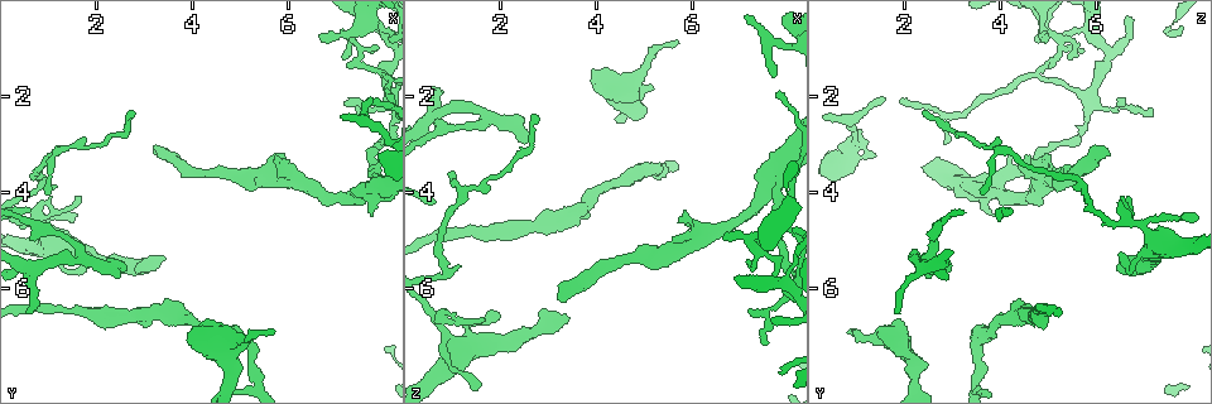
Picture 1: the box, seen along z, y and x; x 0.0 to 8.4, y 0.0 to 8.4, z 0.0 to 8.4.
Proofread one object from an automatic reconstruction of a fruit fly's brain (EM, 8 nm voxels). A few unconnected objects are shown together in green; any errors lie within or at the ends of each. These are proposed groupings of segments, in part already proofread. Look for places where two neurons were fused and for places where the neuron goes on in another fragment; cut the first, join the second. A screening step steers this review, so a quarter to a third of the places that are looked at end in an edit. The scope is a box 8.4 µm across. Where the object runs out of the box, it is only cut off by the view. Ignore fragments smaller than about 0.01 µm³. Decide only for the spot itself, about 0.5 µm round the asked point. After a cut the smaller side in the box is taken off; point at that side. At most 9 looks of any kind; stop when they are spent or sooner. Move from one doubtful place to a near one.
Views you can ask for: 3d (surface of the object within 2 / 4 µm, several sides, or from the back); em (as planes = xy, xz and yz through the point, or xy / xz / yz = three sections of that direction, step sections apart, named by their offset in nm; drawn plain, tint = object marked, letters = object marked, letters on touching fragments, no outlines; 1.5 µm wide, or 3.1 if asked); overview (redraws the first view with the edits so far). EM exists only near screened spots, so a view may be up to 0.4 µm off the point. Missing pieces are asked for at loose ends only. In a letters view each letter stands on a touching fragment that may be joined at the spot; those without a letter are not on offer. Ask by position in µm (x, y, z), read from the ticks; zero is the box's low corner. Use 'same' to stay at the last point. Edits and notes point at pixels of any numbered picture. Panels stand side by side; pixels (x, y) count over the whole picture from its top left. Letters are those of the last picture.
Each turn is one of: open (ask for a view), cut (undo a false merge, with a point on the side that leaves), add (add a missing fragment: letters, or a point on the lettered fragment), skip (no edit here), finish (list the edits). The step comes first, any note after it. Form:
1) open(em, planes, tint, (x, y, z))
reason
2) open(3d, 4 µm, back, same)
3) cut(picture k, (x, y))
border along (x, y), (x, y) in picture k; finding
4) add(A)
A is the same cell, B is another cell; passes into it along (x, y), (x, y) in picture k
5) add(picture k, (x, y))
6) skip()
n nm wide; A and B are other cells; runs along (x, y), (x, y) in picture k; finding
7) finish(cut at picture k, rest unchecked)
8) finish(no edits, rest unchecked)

open(3d, 2 µm, (1.30, 5.40, 6.85))
thick turns thin

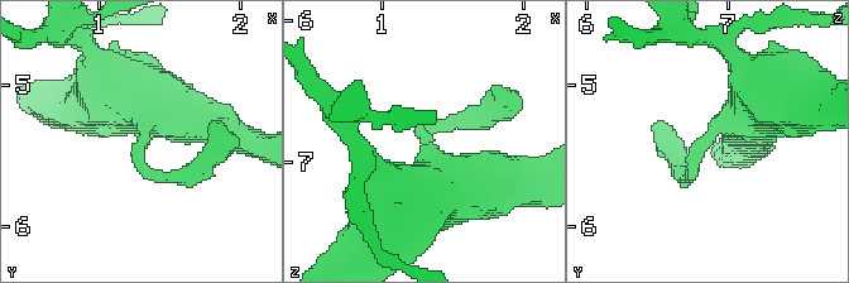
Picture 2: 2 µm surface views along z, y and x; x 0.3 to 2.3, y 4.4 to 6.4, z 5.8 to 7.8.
open(em, yz, step 4, letters, (1.32, 5.40, 6.84))
now the EM

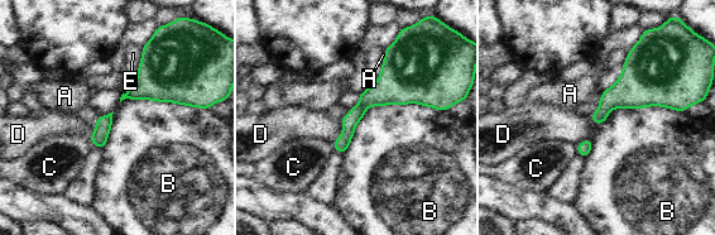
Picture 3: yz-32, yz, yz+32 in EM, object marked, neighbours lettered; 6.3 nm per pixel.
skip()
100 nm wide; A, B, C, D and E are other cells; border along (341, 120), (341, 134), (334, 143) in picture 3; continuous, no second neuron

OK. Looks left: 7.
open(em, planes, letters, (0.85, 3.85, 5.80))
sharp bend

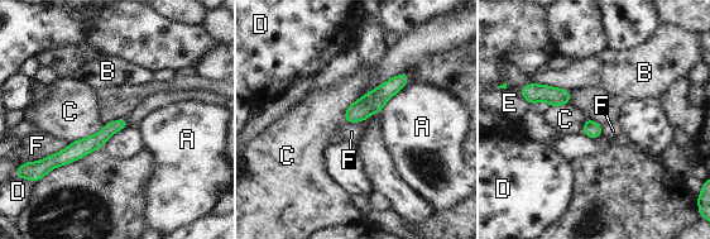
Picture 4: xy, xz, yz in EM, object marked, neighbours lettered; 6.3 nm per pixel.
skip()
A, B, C, D, E and F are other cells; border along (70, 144), (38, 161) in picture 4; one neuron here

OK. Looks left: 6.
open(em, planes, letters, (3.50, 5.40, 6.60))

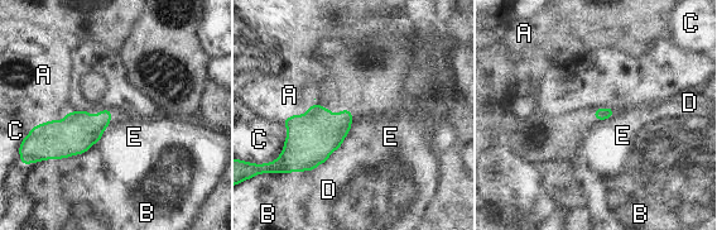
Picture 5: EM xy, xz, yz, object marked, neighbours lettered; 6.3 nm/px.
skip()
A, B, C, D and E are other cells; border along (351, 123), (350, 130), (340, 147) in picture 5; no lettered fragment goes on from it

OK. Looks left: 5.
open(3d, 4 µm, (5.15, 7.15, 1.85))
branch stops here

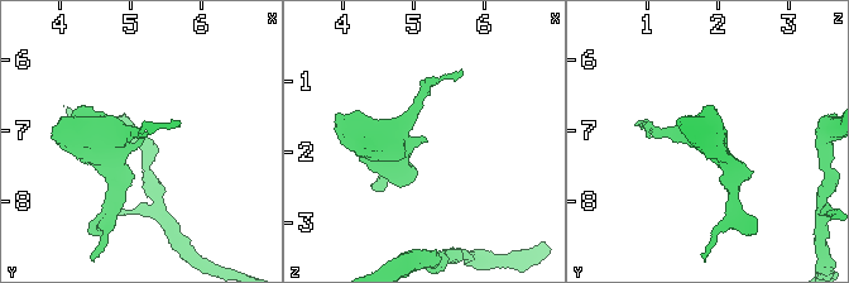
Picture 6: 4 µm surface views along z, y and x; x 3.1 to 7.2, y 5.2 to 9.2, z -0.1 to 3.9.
open(em, planes, letters, (5.15, 7.15, 1.85))
need the tissue

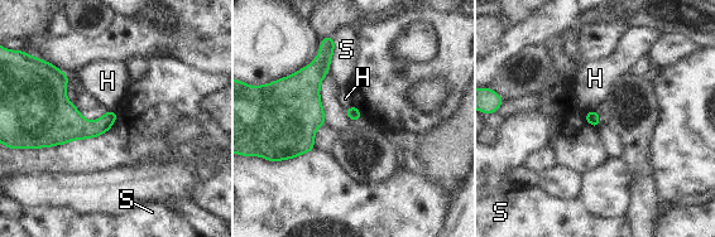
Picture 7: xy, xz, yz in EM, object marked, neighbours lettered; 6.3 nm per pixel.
skip()
H and S are other cells; border along (596, 110), (590, 110), (584, 116) in picture 7; none of them fits

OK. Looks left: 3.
finish(no edits, rest unchecked)

